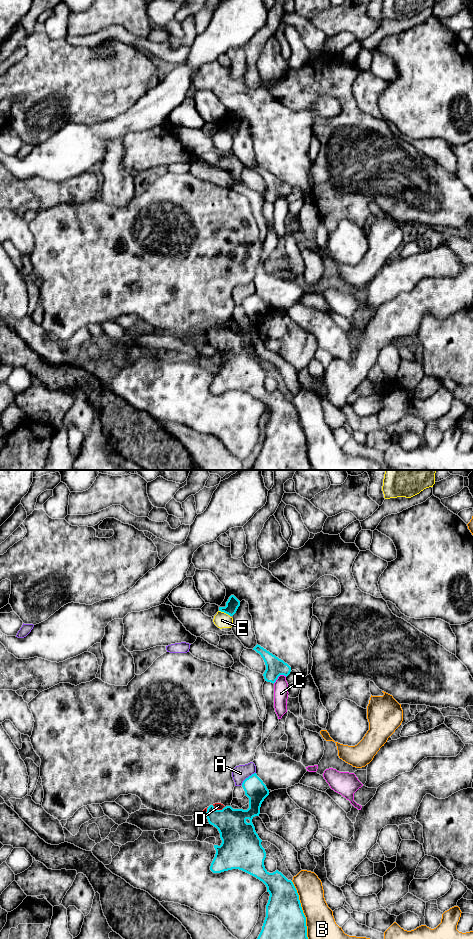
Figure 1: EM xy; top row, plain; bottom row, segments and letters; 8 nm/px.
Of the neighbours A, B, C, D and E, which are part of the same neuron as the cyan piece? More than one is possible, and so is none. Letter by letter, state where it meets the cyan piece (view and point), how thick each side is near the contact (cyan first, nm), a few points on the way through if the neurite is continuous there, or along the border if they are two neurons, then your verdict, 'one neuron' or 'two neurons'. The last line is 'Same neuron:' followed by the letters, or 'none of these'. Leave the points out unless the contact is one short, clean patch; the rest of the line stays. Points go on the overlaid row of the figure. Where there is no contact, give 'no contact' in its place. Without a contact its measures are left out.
A: contact xy (248, 777); calibres 170 and 120 nm; two neurons
B: contact xy (302, 910); calibres 300 and 240 nm; two neurons
C: contact xy (279, 675); calibres 150 and 110 nm; two neurons
D: contact xy (218, 810); calibres 260 and 60 nm; way xy (236, 834), (233, 827), (218, 810), (218, 806); one neuron
E: contact xy (224, 612); calibres 100 and 130 nm; border xy (219, 610), (228, 615); two neurons
Same neuron: D

